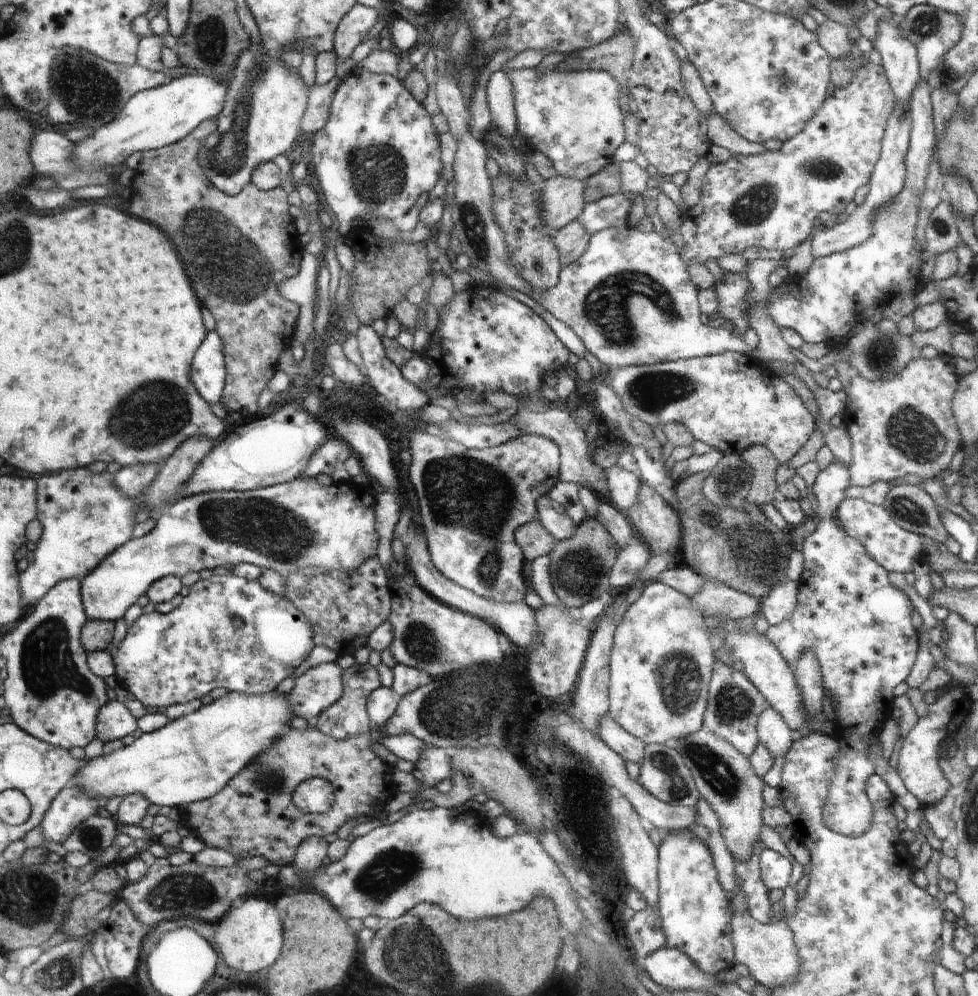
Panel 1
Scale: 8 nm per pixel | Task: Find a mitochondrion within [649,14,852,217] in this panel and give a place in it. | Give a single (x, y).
(821, 168)

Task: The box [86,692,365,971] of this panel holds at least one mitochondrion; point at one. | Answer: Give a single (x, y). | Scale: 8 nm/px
(190, 892)

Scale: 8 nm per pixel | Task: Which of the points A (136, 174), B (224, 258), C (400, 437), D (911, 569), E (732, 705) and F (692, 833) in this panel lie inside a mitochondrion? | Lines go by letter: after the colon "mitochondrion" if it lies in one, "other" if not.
A: other
B: mitochondrion
C: other
D: other
E: mitochondrion
F: other

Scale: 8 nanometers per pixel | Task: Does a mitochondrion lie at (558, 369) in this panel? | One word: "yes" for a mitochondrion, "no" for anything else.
no

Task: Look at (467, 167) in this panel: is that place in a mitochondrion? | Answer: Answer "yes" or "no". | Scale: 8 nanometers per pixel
no

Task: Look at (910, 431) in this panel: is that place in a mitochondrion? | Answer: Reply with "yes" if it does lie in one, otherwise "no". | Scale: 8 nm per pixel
yes

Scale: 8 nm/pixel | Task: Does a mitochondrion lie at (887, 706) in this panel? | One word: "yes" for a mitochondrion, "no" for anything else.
no

